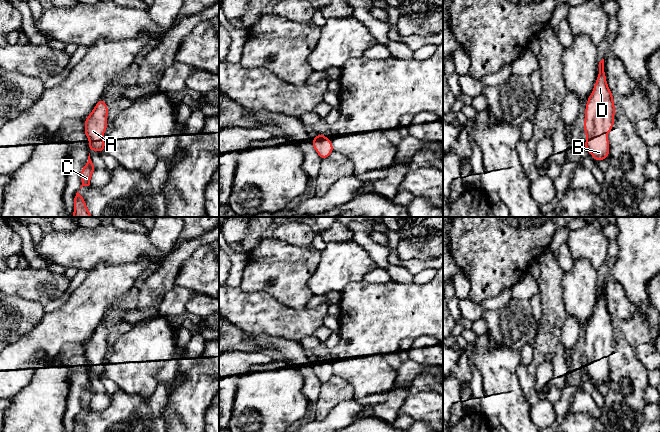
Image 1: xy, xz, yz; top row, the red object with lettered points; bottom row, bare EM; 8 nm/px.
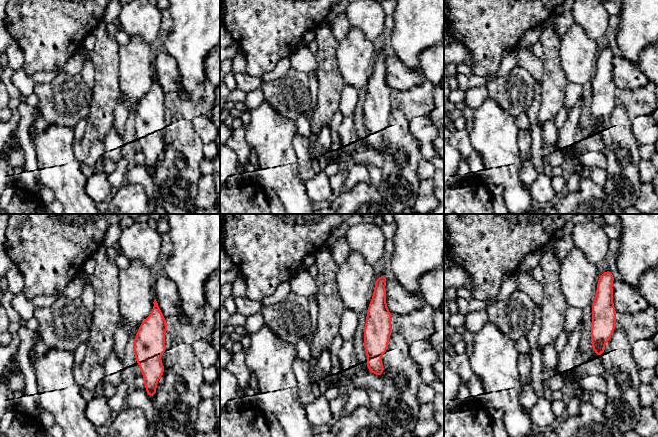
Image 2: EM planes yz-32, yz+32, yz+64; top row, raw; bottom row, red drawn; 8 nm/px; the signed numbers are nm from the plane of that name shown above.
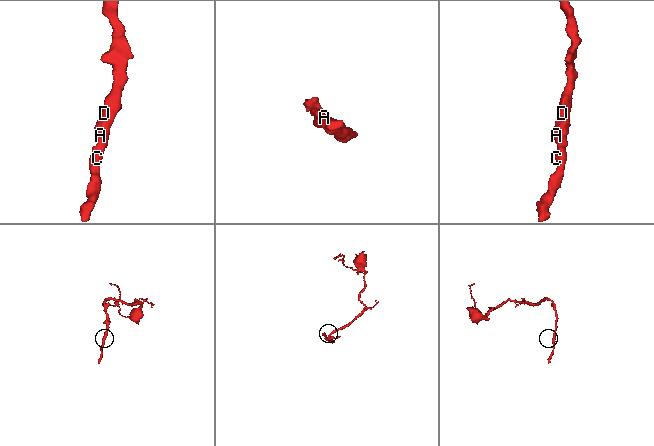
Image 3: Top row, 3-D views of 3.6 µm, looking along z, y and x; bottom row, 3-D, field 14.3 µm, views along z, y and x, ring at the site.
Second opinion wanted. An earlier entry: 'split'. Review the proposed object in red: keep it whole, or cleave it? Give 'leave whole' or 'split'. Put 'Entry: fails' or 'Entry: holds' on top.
Entry: fails
leave whole

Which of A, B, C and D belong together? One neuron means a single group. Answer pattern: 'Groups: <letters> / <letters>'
Groups: A B C D

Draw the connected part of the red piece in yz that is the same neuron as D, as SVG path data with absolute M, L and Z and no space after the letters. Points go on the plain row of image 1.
M604 283L599 286L599 298L592 318L585 332L584 354L587 365L586 374L599 386L609 379L607 357L614 350L613 341L616 337L613 318L609 314L604 295Z

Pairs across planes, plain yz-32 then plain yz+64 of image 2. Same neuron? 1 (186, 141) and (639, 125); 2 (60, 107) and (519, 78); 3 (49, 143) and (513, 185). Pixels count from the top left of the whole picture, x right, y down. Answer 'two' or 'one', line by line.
1: two
2: one
3: one

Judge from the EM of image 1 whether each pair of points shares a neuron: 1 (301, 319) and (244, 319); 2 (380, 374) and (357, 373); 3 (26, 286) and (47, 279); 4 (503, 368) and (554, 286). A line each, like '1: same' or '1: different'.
1: same
2: same
3: same
4: different

